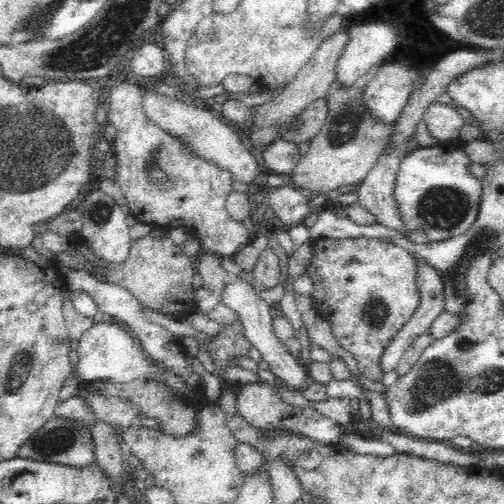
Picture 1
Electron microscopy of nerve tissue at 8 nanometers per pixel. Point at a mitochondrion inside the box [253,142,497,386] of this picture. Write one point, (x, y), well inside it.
(442, 209)

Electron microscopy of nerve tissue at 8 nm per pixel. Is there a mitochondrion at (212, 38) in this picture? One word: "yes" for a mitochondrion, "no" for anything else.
yes

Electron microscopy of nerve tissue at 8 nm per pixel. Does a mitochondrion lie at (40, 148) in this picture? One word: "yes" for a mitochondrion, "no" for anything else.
yes

